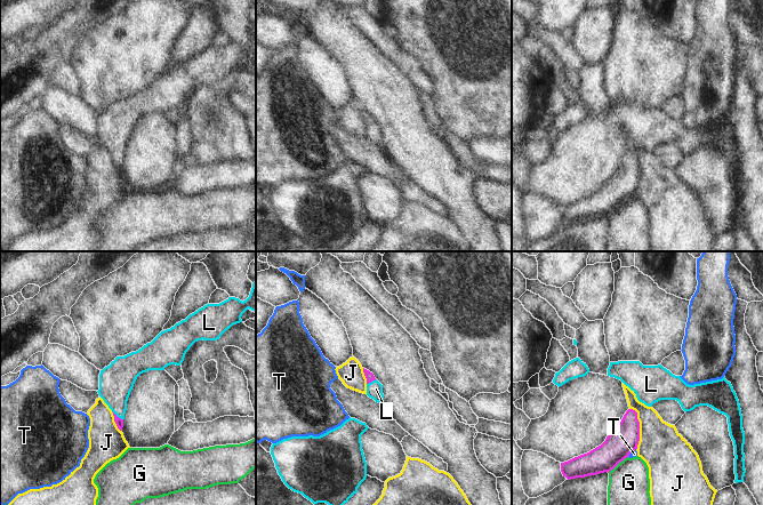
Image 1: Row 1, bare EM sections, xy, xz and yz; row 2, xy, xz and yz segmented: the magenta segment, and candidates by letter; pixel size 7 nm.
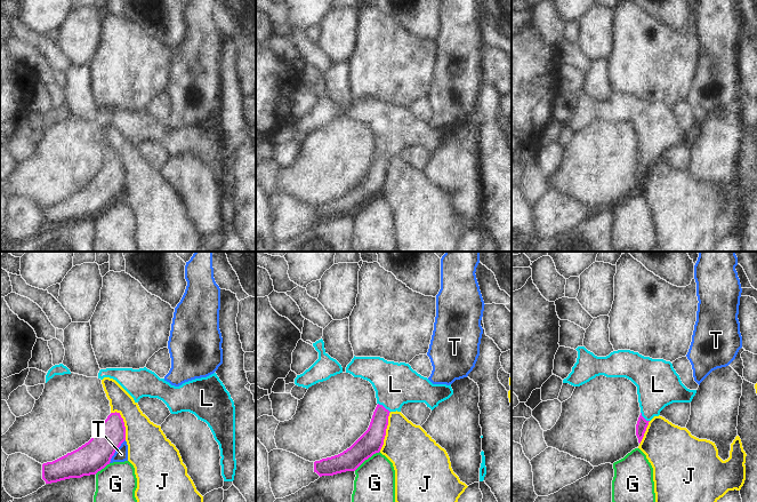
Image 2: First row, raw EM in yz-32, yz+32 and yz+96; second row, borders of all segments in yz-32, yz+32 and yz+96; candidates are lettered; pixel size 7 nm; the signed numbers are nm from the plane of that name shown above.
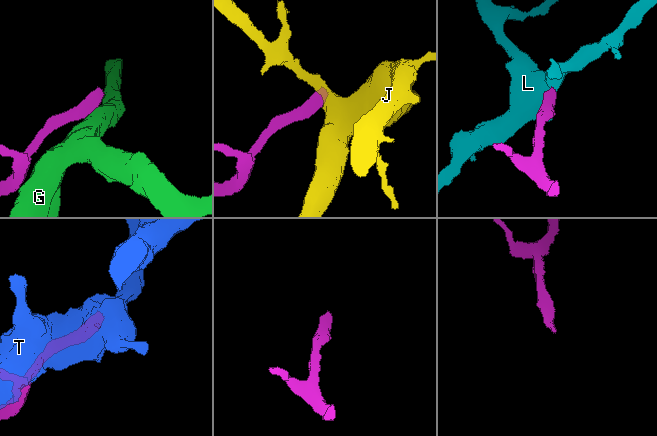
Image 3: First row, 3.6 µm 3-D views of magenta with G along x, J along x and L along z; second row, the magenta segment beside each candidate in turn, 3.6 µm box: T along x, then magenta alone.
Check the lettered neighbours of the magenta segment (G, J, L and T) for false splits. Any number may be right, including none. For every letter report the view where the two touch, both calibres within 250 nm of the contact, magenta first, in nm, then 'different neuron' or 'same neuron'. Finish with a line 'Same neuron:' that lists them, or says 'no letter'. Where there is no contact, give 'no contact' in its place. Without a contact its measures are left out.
G: contact in yz; calibres 200 and 300 nm; different neuron
J: contact in yz; calibres 200 and 320 nm; different neuron
L: contact in xy; calibres 60 and 240 nm; same neuron
T: contact in yz; calibres 200 and 50 nm; different neuron
Same neuron: L

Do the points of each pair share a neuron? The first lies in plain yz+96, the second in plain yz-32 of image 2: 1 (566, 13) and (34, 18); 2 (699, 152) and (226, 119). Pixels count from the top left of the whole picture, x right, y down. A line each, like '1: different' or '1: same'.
1: same
2: different

